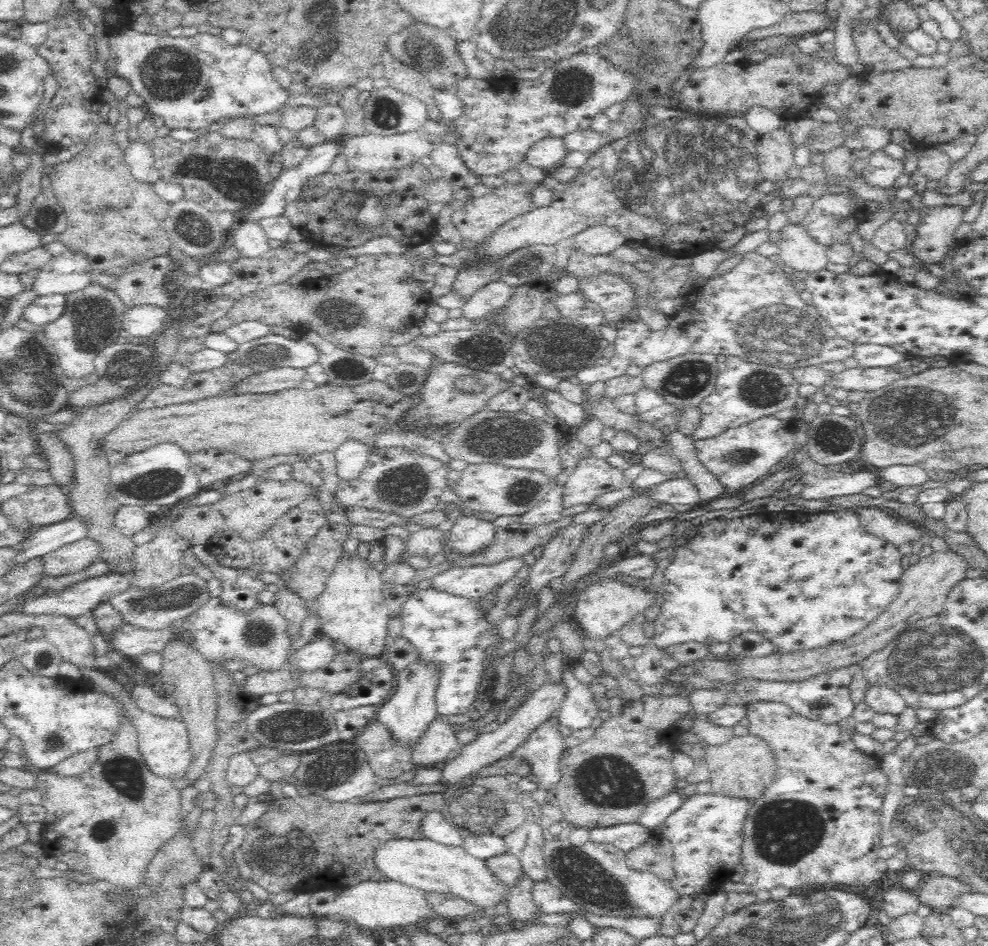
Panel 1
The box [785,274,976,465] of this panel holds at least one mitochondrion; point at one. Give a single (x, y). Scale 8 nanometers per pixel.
(910, 415)

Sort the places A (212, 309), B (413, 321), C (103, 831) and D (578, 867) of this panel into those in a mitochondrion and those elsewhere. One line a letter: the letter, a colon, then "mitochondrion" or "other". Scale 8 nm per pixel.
A: other
B: other
C: mitochondrion
D: mitochondrion

